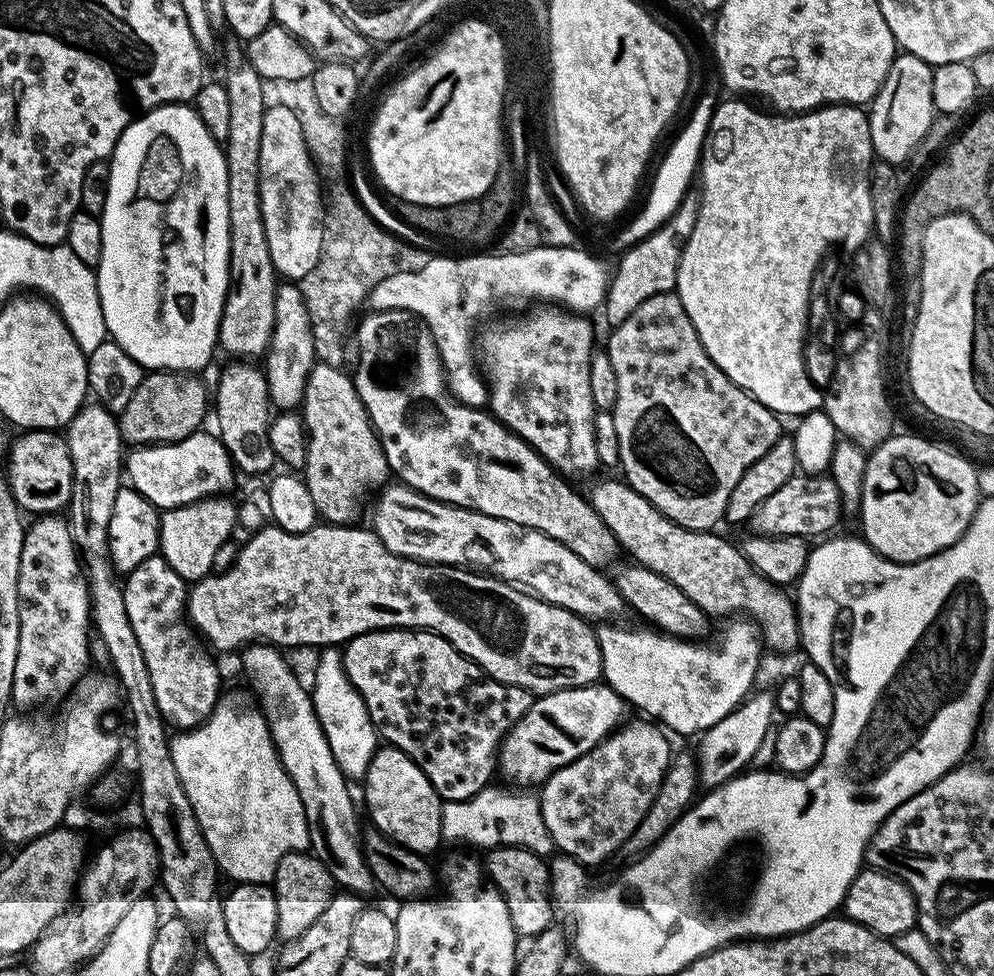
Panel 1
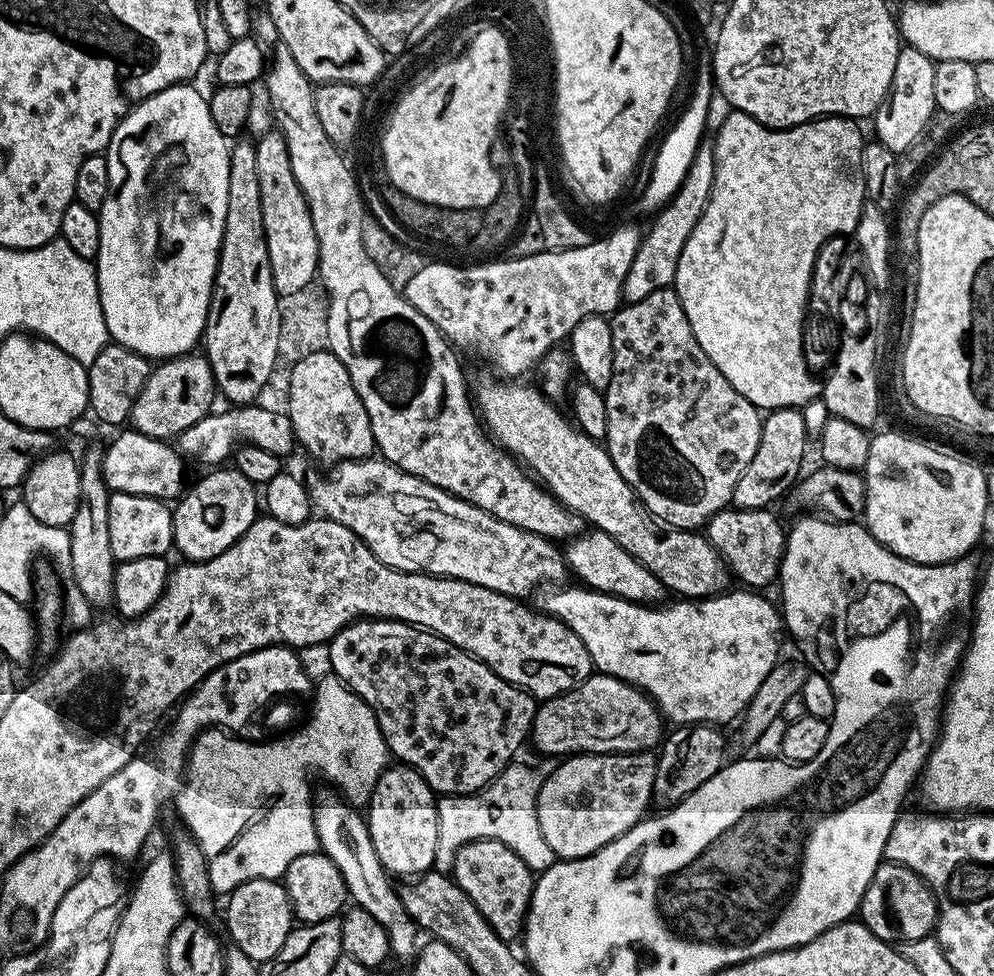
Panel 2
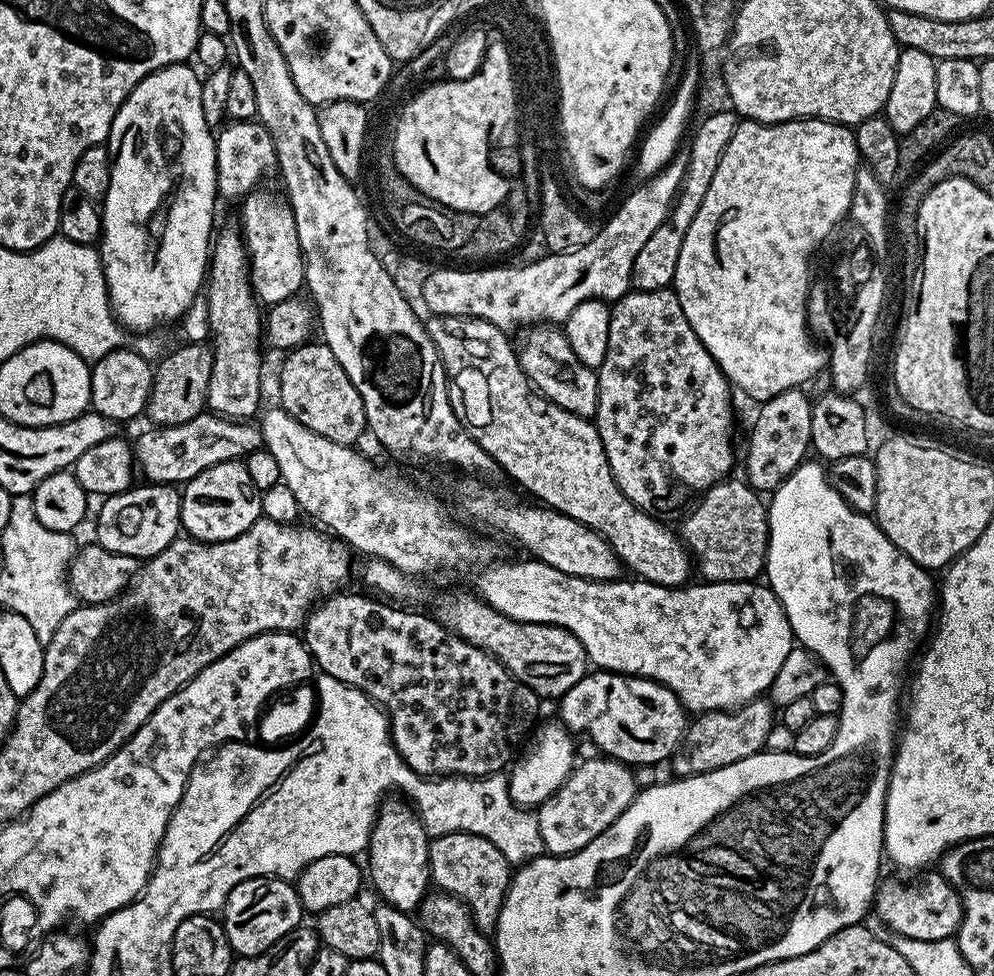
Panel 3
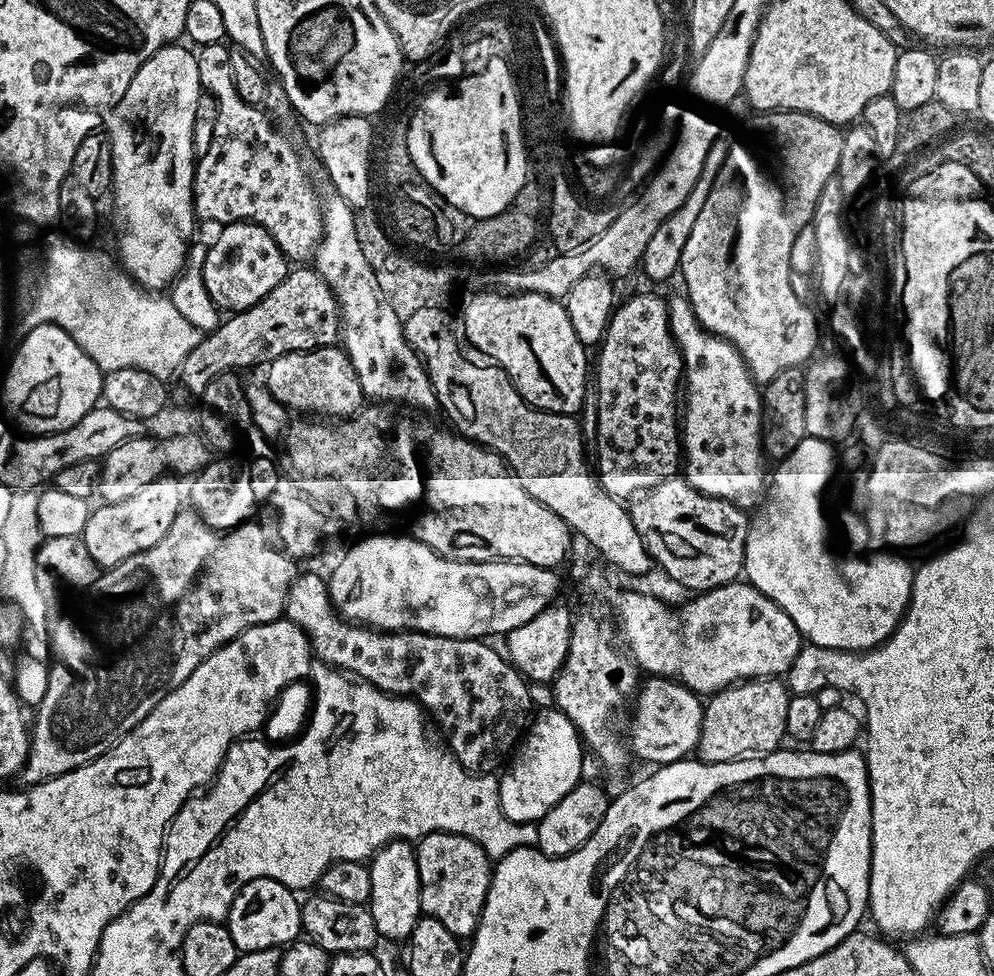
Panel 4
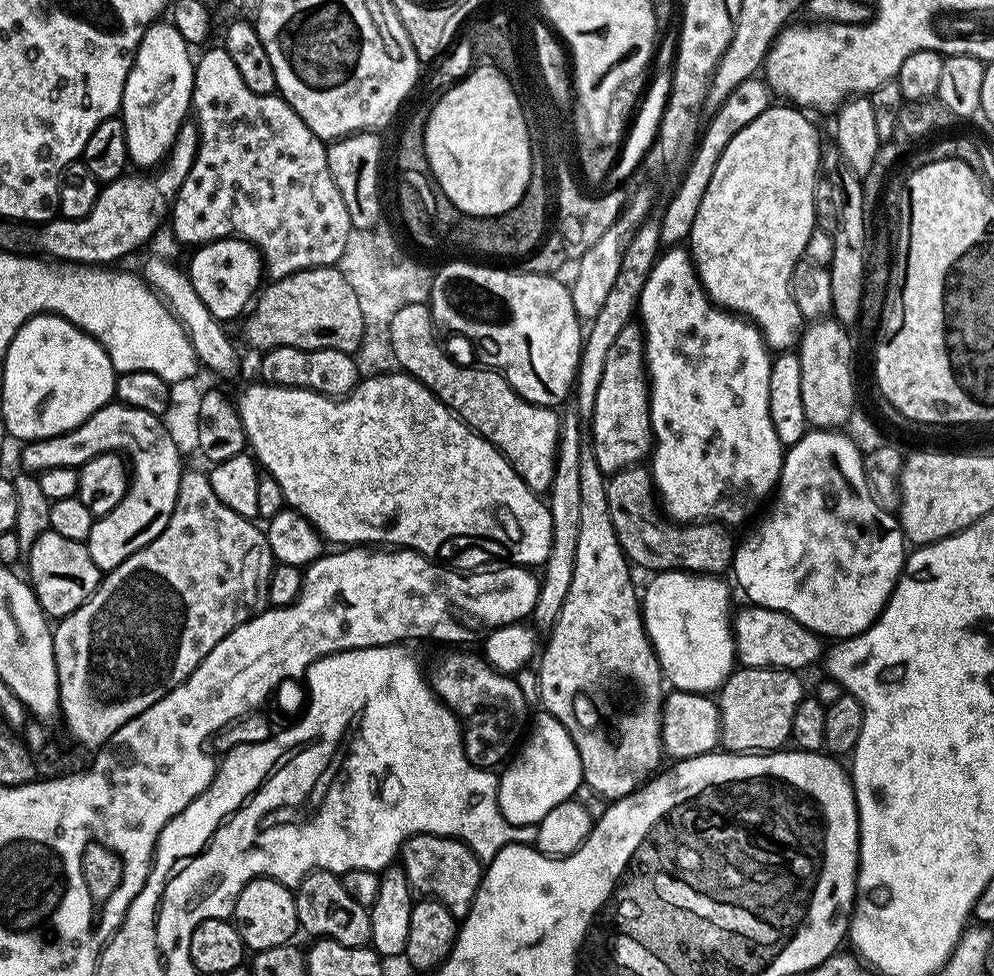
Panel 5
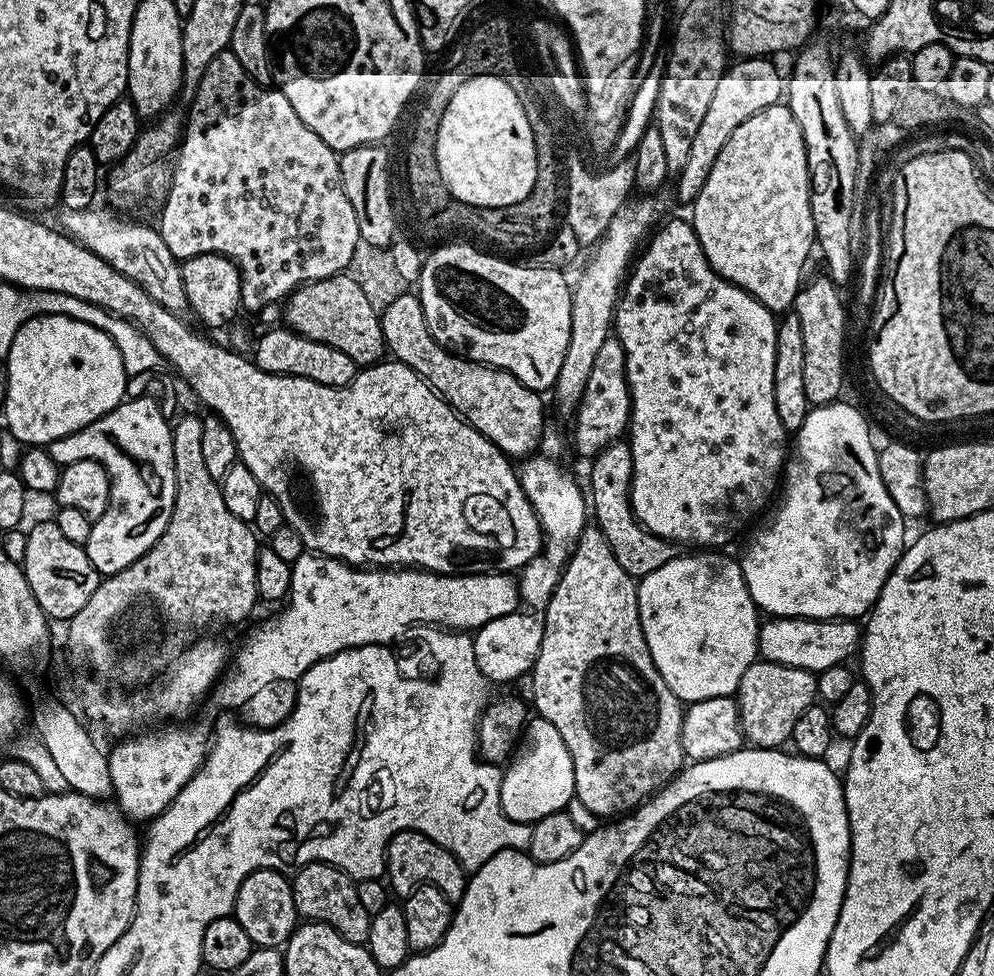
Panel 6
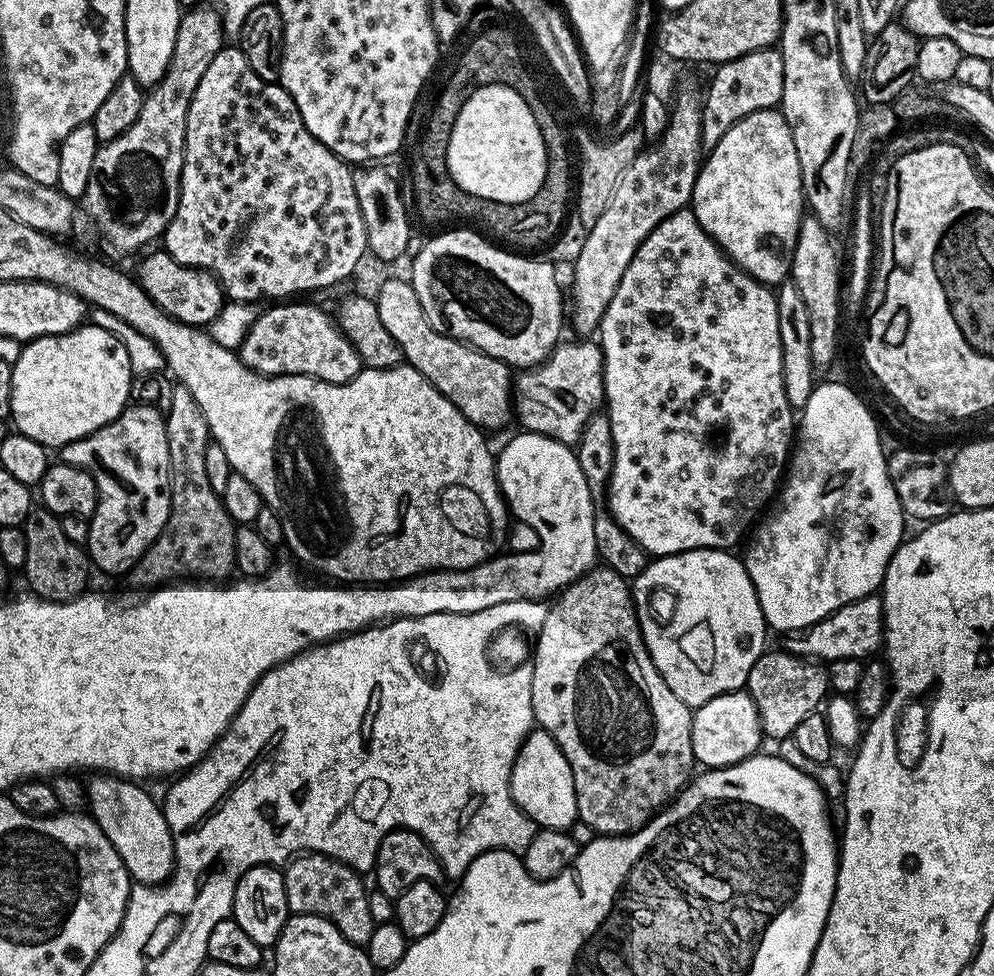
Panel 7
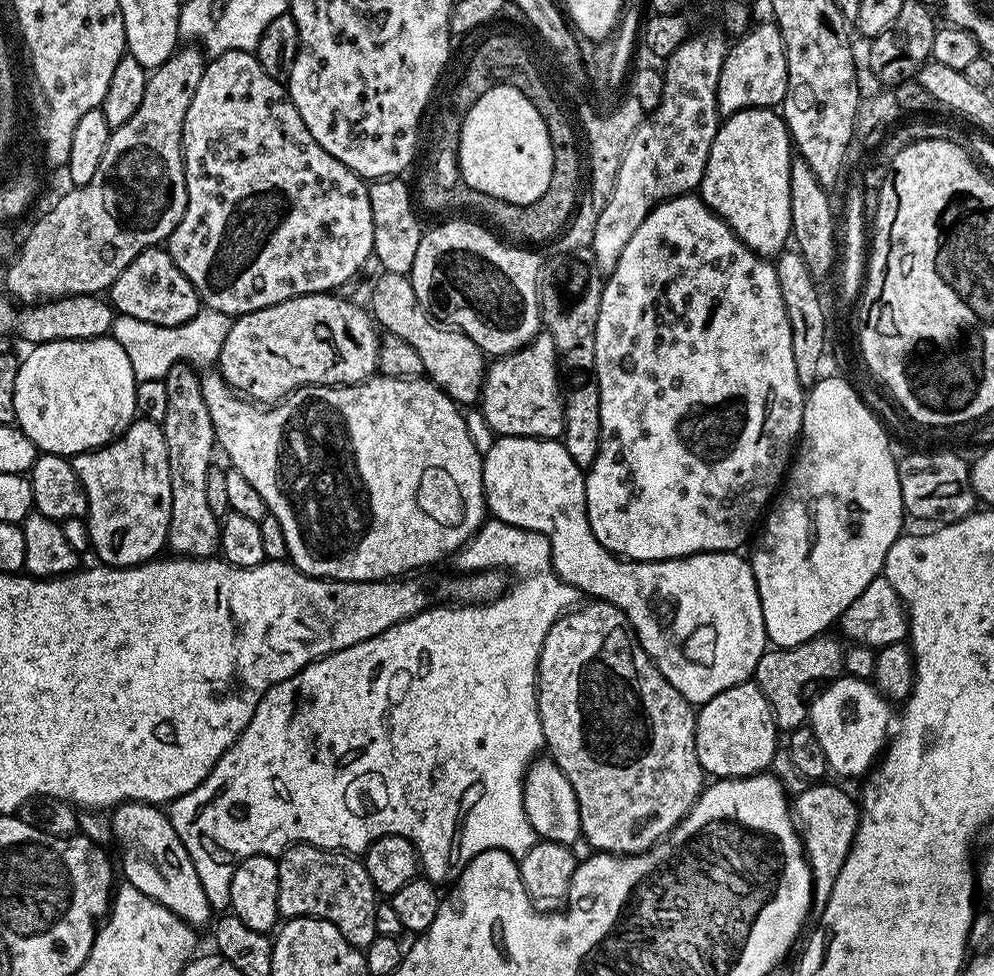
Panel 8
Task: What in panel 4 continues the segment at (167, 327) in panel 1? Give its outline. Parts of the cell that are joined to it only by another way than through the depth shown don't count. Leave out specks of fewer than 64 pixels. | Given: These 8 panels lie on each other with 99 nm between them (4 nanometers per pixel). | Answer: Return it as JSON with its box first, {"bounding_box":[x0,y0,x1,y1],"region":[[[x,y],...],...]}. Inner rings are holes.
{"bounding_box":[110,43,202,290],"region":[[[179,43],[167,44],[162,50],[158,50],[130,78],[130,86],[126,86],[126,94],[122,94],[120,105],[116,107],[114,121],[116,129],[110,132],[112,153],[114,154],[114,178],[112,179],[112,192],[116,196],[116,212],[120,215],[120,252],[118,251],[118,263],[133,280],[142,288],[149,290],[164,290],[173,283],[184,269],[188,247],[194,240],[192,231],[198,227],[196,218],[196,161],[198,159],[194,150],[194,110],[198,110],[198,98],[202,94],[200,79],[198,78],[198,62],[195,55],[186,49],[180,48]]]}

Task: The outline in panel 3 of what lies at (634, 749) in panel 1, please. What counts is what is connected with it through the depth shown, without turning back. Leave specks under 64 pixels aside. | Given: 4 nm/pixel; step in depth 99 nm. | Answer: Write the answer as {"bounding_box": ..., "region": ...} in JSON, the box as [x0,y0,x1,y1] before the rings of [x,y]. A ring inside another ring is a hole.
{"bounding_box":[536,759,638,856],"region":[[[581,759],[560,789],[539,805],[536,817],[538,830],[542,830],[545,853],[569,856],[571,852],[582,850],[582,846],[594,842],[594,838],[598,838],[598,834],[610,827],[634,802],[638,783],[632,777],[633,769],[618,760],[599,759]]]}

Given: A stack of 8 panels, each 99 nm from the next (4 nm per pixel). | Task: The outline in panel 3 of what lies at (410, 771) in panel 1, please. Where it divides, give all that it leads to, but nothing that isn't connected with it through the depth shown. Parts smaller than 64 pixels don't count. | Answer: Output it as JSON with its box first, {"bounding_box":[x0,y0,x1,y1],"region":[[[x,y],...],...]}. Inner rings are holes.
{"bounding_box":[366,798,430,914],"region":[[[388,798],[381,803],[376,814],[376,825],[372,828],[372,837],[368,839],[366,872],[372,875],[372,884],[383,903],[409,914],[419,909],[430,888],[429,843],[430,837],[423,822],[403,799]]]}

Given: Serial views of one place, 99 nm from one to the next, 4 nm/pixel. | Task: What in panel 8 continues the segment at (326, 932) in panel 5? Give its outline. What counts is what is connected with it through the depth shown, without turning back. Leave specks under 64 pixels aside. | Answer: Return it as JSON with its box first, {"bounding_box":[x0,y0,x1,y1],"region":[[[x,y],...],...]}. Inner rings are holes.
{"bounding_box":[278,844,378,950],"region":[[[292,844],[278,857],[278,910],[281,917],[313,916],[315,920],[325,920],[334,926],[356,948],[367,950],[376,937],[374,914],[378,903],[378,893],[370,874],[366,874],[363,859],[347,852],[337,852],[330,848],[319,848],[313,844]]]}

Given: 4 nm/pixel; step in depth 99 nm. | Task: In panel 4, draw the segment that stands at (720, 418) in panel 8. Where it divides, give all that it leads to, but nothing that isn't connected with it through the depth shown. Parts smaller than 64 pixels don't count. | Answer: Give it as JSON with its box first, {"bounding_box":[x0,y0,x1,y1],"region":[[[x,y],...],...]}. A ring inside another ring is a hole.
{"bounding_box":[668,295,766,510],"region":[[[679,295],[668,300],[668,321],[684,360],[682,472],[691,488],[748,510],[766,492],[762,392],[738,349],[707,332],[696,320],[687,295]]]}

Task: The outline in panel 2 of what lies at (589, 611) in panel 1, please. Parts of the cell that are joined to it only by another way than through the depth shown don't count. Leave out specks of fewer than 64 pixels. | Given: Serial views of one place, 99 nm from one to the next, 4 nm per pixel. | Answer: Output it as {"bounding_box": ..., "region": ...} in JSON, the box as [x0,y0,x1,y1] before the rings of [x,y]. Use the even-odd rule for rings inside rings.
{"bounding_box":[304,458,569,599],"region":[[[365,458],[362,460],[341,460],[335,463],[334,472],[328,478],[316,472],[310,472],[304,476],[304,483],[308,491],[308,495],[312,501],[313,507],[321,515],[327,519],[336,521],[342,526],[353,530],[354,534],[358,534],[363,539],[368,549],[378,558],[384,565],[390,566],[392,569],[398,569],[400,572],[408,573],[426,573],[432,576],[445,576],[448,579],[470,582],[472,585],[484,586],[486,589],[492,589],[495,592],[502,593],[504,596],[510,596],[513,599],[523,599],[528,595],[539,583],[548,582],[550,586],[556,586],[565,583],[565,578],[569,577],[569,569],[567,567],[565,555],[560,552],[559,548],[553,541],[545,536],[535,535],[533,532],[522,530],[513,524],[502,522],[500,519],[494,518],[488,511],[482,510],[476,504],[466,503],[457,496],[452,496],[449,492],[441,490],[440,487],[434,486],[432,483],[426,482],[424,479],[418,478],[416,475],[406,474],[400,468],[395,467],[383,458]]]}

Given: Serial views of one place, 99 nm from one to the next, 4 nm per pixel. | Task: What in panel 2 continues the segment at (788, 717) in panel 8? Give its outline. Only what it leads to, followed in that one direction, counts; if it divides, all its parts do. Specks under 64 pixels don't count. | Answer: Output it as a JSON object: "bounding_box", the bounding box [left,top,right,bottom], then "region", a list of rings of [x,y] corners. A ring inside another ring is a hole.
{"bounding_box":[652,724,726,810],"region":[[[690,724],[673,727],[667,733],[656,756],[652,804],[657,809],[667,810],[680,804],[690,794],[694,794],[694,790],[698,790],[702,782],[710,782],[710,778],[720,772],[726,763],[724,736],[720,732],[723,731],[719,727],[710,724]]]}

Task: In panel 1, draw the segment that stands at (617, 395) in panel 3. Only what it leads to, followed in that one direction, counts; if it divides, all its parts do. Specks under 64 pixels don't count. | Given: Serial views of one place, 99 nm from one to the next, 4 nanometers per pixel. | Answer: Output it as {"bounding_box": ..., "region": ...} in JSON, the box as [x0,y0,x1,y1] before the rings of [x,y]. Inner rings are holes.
{"bounding_box":[606,291,782,532],"region":[[[675,291],[654,294],[654,298],[646,298],[646,302],[642,302],[642,306],[638,306],[638,310],[634,310],[634,314],[630,314],[630,318],[626,318],[626,322],[615,325],[611,331],[612,333],[608,336],[606,353],[617,378],[617,400],[613,404],[611,414],[614,418],[614,430],[618,430],[618,450],[620,451],[620,468],[623,479],[635,492],[642,494],[642,498],[646,498],[646,502],[653,504],[663,516],[670,518],[678,526],[689,528],[695,532],[715,529],[717,527],[715,524],[724,520],[726,502],[730,502],[730,490],[734,490],[734,486],[738,486],[738,478],[742,478],[742,474],[746,470],[750,470],[750,466],[754,466],[754,462],[758,462],[758,458],[762,458],[762,454],[766,454],[766,450],[770,450],[770,446],[774,446],[774,442],[780,440],[782,435],[781,417],[766,406],[762,406],[762,402],[758,402],[746,390],[739,388],[733,380],[726,378],[726,374],[713,362],[710,354],[706,354],[706,350],[694,330],[694,322],[690,322],[690,314],[686,314],[680,297],[676,295]]]}

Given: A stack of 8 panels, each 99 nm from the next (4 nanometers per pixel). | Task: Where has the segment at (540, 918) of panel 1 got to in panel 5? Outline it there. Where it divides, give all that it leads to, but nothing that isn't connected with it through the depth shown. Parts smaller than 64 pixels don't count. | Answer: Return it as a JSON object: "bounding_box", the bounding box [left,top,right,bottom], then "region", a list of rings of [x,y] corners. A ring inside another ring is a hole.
{"bounding_box":[398,832,482,918],"region":[[[419,832],[404,841],[398,853],[398,864],[404,869],[413,893],[442,902],[442,906],[457,918],[462,918],[470,910],[474,894],[478,894],[482,861],[461,840]]]}

